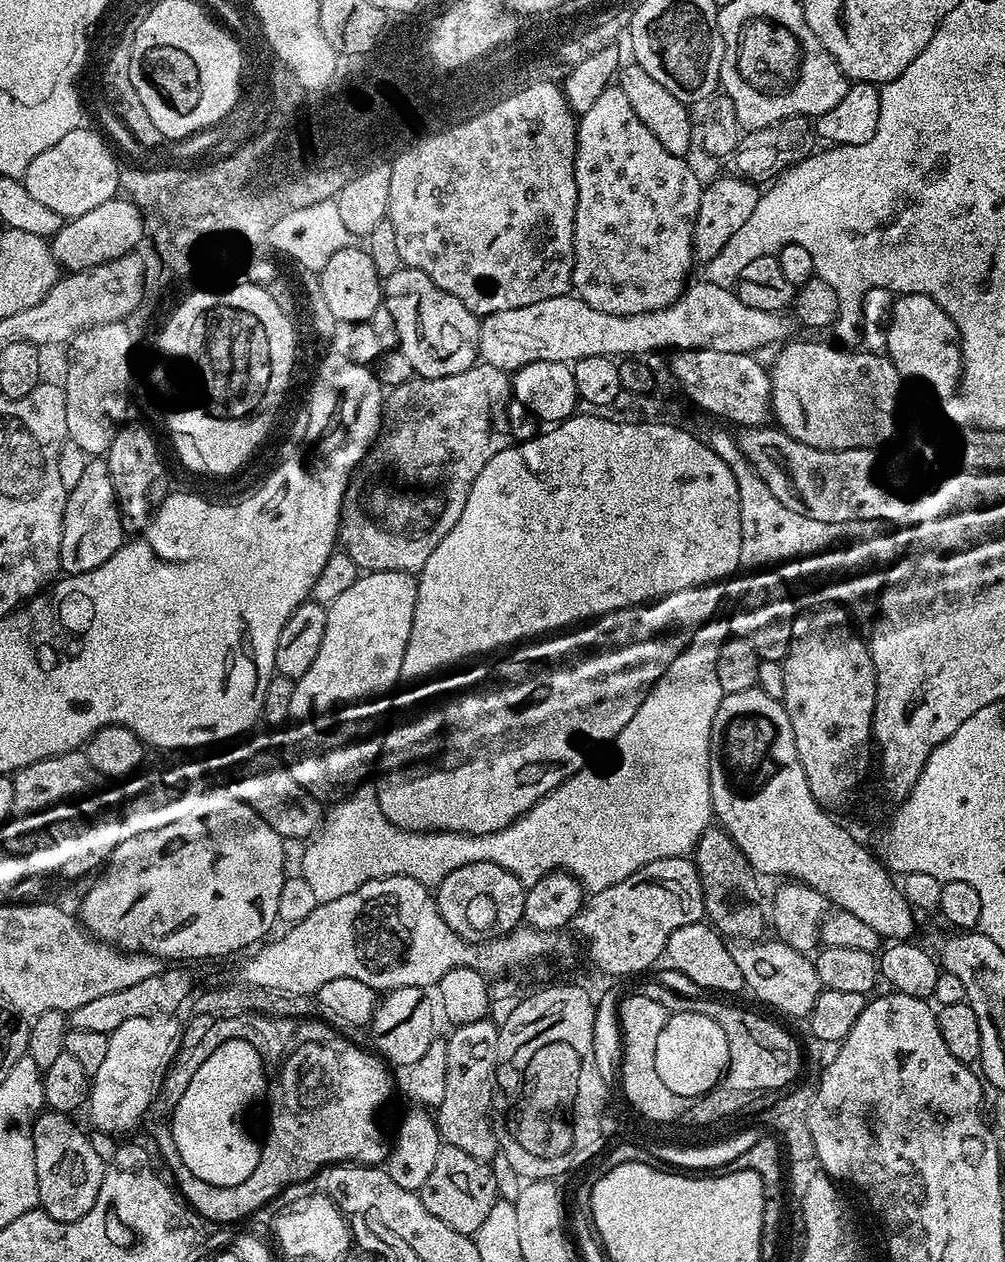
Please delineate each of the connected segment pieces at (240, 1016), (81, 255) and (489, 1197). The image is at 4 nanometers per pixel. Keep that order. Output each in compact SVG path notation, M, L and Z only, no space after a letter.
M231 1013L225 1016L213 1019L206 1027L204 1032L198 1037L185 1035L181 1039L181 1046L176 1052L166 1074L160 1083L156 1097L151 1100L150 1106L144 1115L141 1129L146 1135L153 1137L155 1134L168 1134L172 1130L173 1112L177 1109L179 1102L182 1100L187 1087L194 1075L198 1072L199 1067L206 1058L214 1054L214 1050L223 1042L232 1040L242 1040L250 1042L250 1046L257 1050L259 1057L262 1058L264 1069L267 1073L274 1074L279 1071L279 1067L284 1063L295 1049L299 1049L301 1042L297 1040L299 1023L292 1018L273 1017L263 1013Z
M115 196L102 202L102 206L94 206L94 210L86 210L86 214L71 217L58 230L56 236L51 237L50 245L54 259L61 269L69 273L84 270L86 267L98 266L99 263L105 263L107 260L114 260L124 255L129 255L132 248L145 236L145 221L142 219L142 213L135 203L120 196Z
M444 1144L438 1150L438 1158L434 1158L434 1170L430 1170L430 1178L426 1178L419 1190L422 1206L426 1206L434 1218L442 1218L450 1230L475 1237L498 1199L496 1176L488 1167L485 1161L470 1158L470 1154L458 1150L458 1146Z

